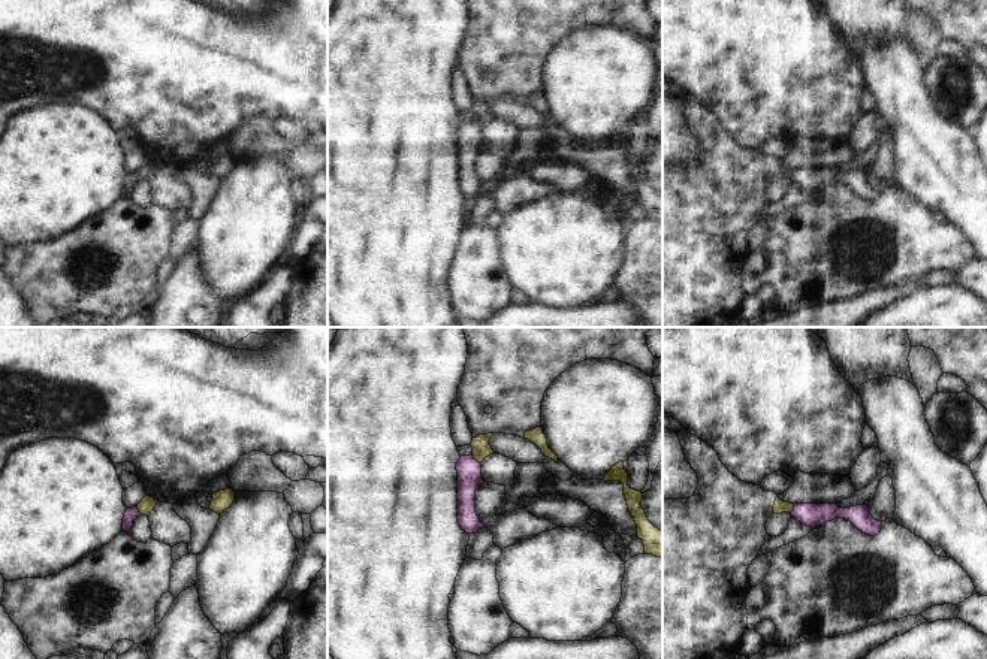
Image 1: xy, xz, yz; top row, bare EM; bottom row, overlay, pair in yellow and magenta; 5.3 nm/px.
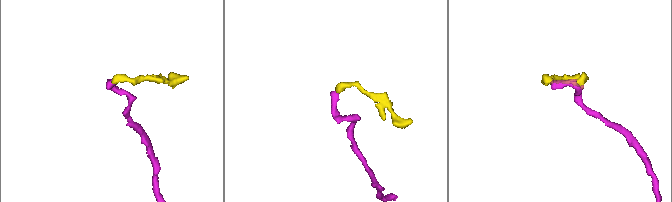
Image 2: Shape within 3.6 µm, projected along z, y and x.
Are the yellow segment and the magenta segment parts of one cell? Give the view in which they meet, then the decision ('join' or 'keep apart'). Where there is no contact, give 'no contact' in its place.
meets yellow in xz; join

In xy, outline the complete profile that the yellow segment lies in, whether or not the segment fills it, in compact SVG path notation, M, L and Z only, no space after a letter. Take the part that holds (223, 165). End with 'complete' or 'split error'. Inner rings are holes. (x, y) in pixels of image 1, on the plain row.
M232 154L220 155L212 160L209 175L221 179L227 175L235 166L235 157Z; complete

